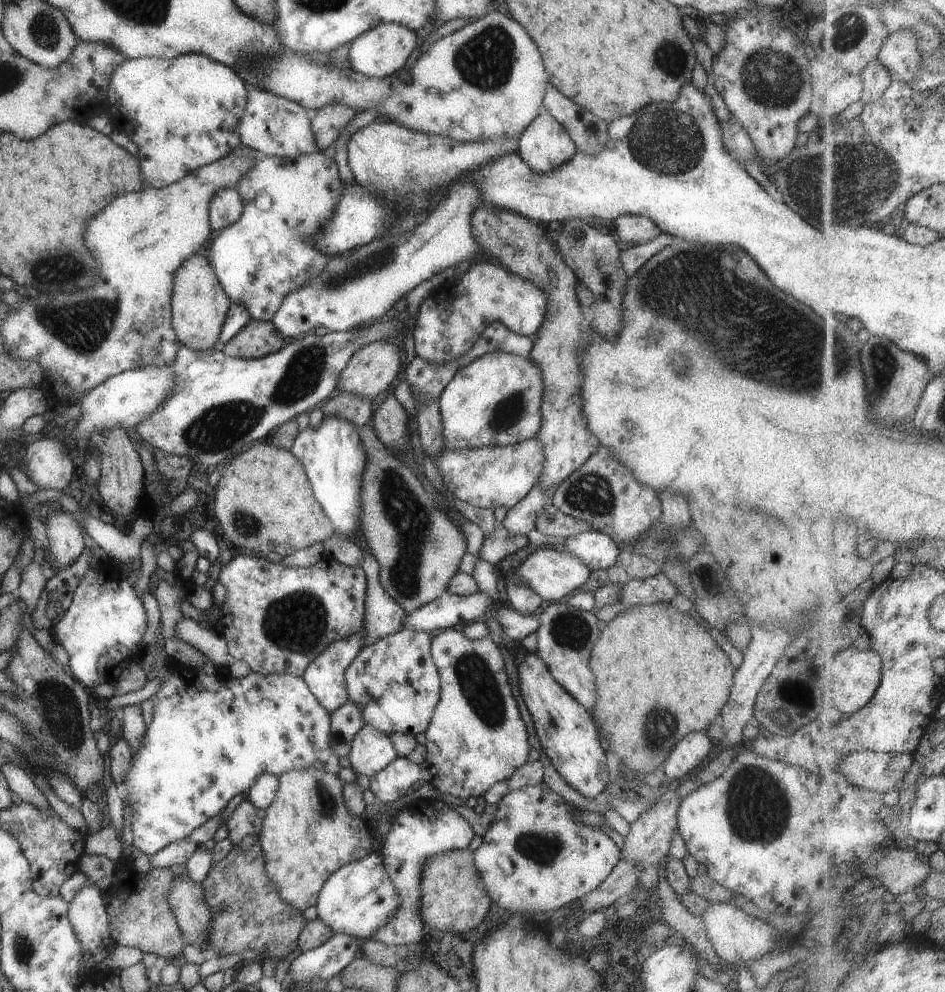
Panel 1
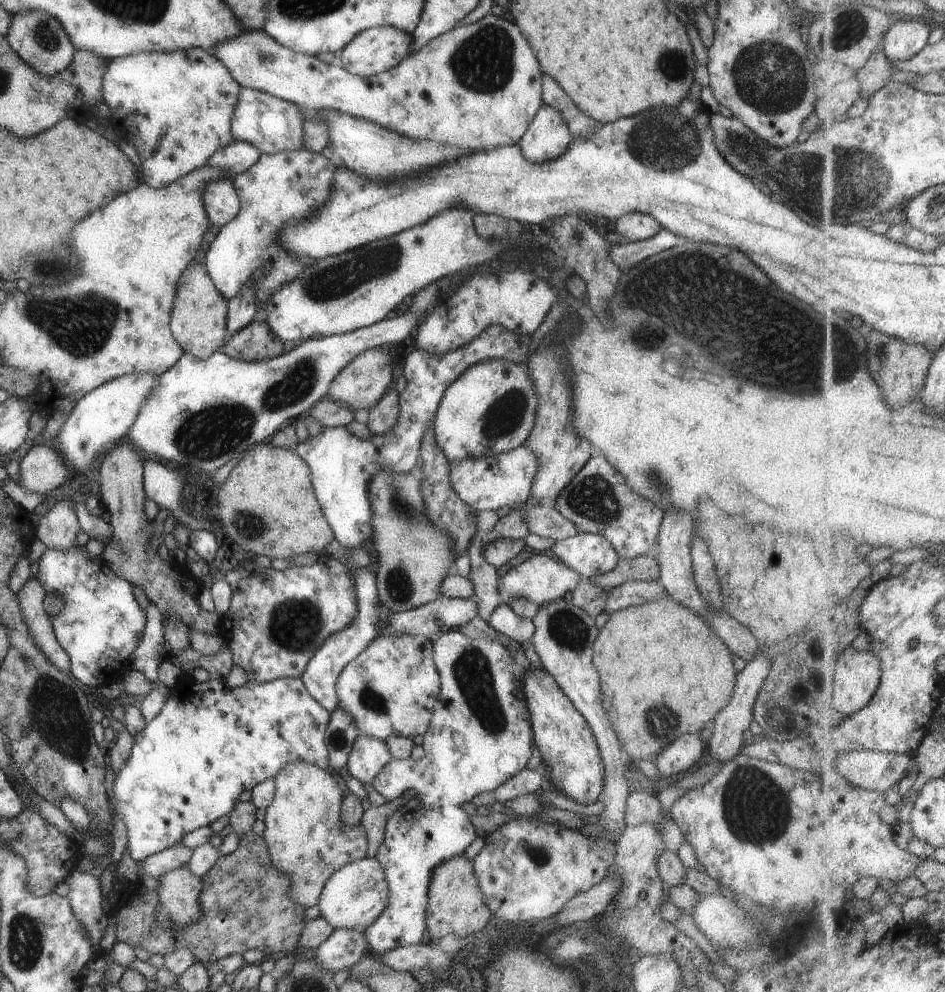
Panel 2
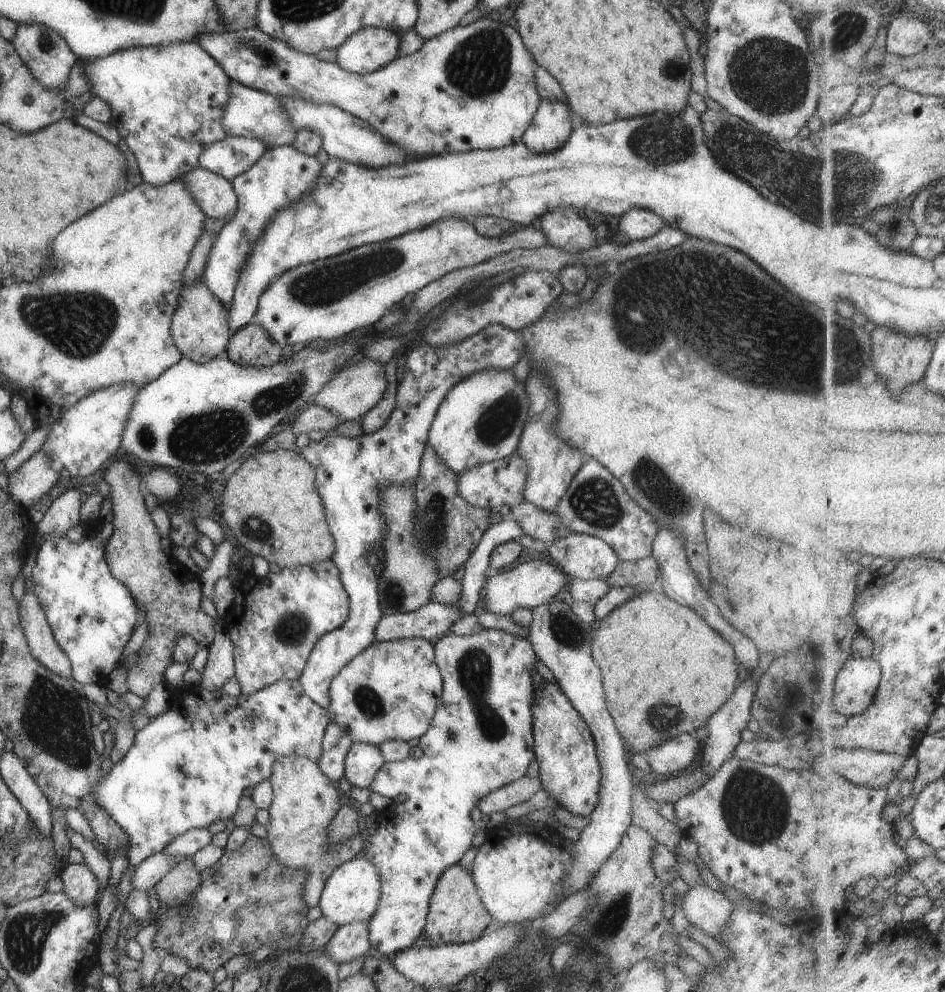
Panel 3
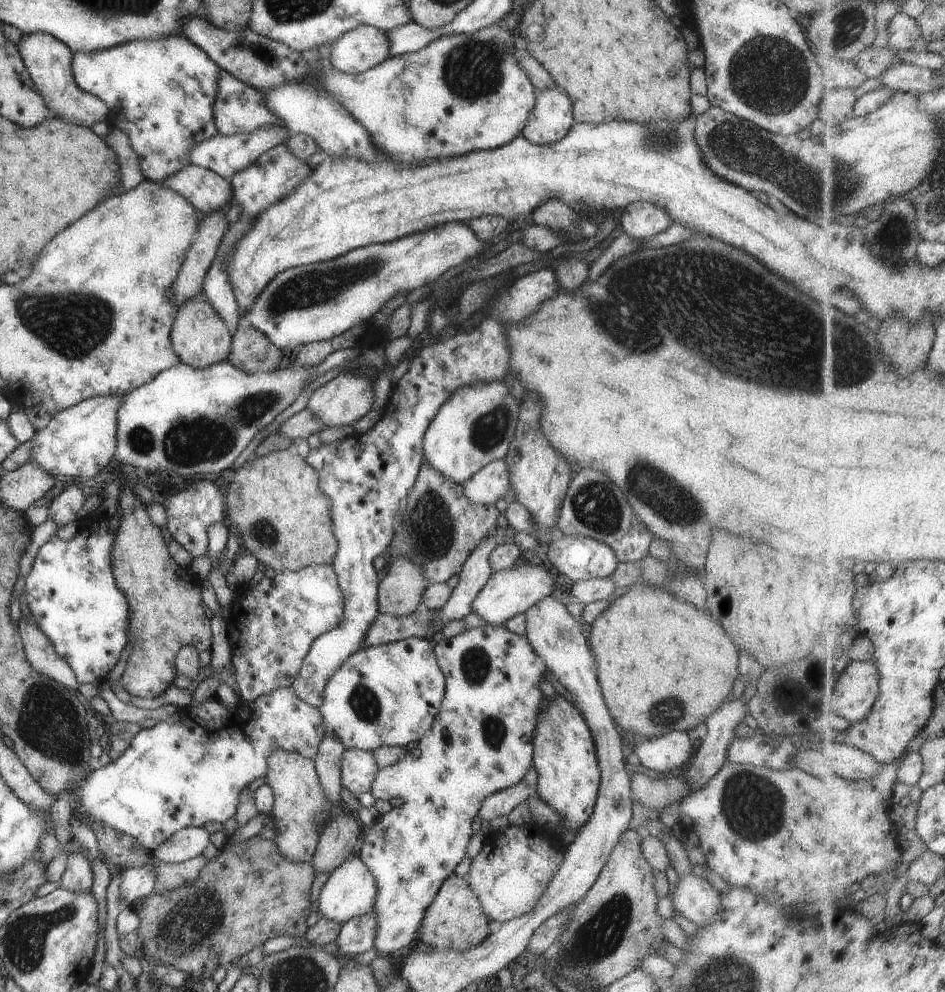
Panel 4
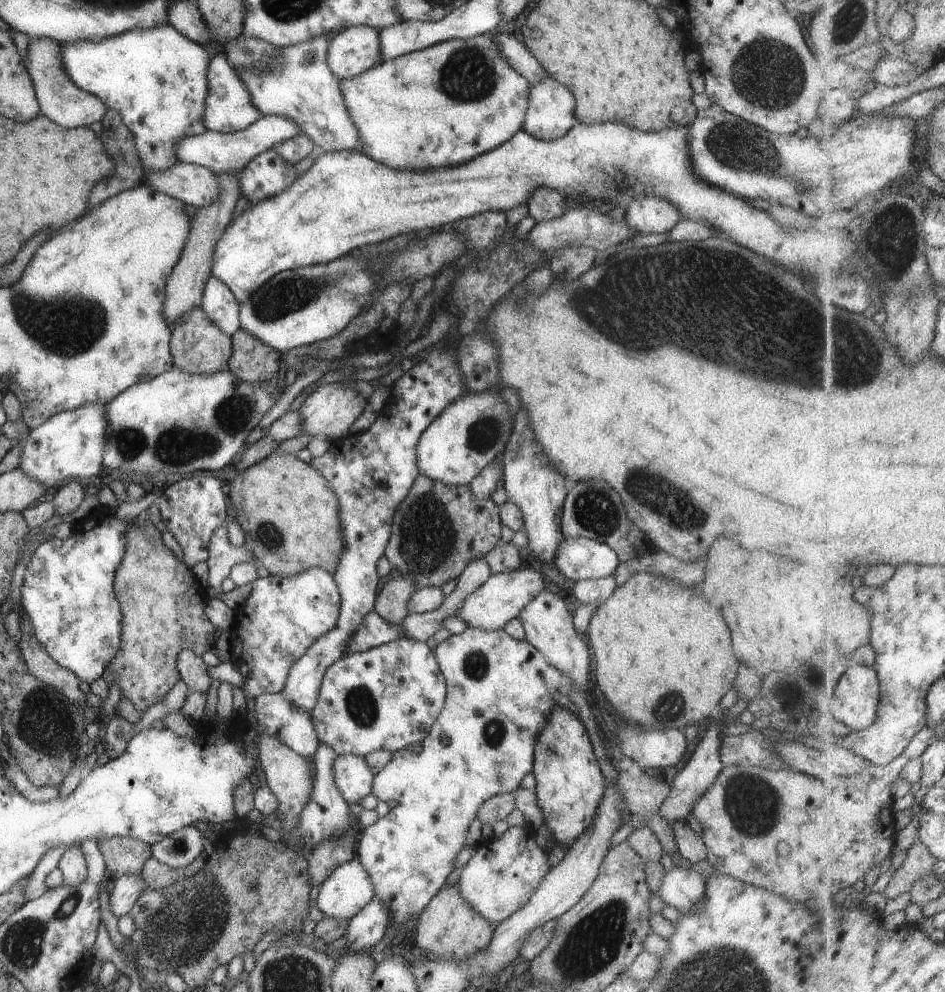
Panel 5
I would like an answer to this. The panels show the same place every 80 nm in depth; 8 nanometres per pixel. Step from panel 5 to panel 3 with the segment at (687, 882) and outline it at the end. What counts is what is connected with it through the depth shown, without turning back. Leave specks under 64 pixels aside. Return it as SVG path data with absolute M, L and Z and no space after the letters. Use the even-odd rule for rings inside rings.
M705 884L691 887L681 900L680 907L692 926L705 934L721 939L730 915L731 904L723 893Z

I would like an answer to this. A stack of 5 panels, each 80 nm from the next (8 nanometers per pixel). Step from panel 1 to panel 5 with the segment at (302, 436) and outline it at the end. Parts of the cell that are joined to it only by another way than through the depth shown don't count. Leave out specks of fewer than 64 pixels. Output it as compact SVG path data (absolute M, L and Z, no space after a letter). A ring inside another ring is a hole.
M475 331L475 334L467 334L461 338L457 346L457 356L445 348L429 352L423 360L414 360L411 368L401 373L389 388L388 398L371 423L371 426L356 435L346 434L344 437L330 440L330 445L321 456L311 457L308 462L326 480L329 490L334 492L338 500L338 519L340 520L339 536L342 542L333 578L340 596L340 607L337 624L325 634L317 637L311 646L305 650L303 656L298 658L293 666L290 666L284 686L280 690L286 701L294 708L305 709L309 712L316 703L318 690L325 671L343 655L347 654L346 646L351 635L355 632L363 617L374 610L374 602L377 594L377 582L379 576L375 571L375 562L384 554L384 550L390 537L391 521L394 510L399 506L408 493L418 475L416 467L416 444L421 432L452 400L455 400L462 391L469 387L475 390L485 390L489 386L495 386L499 382L499 358L497 348L483 338L483 334ZM455 356L455 358L447 358ZM475 370L471 378L467 378L463 372ZM467 384L467 386L465 386Z

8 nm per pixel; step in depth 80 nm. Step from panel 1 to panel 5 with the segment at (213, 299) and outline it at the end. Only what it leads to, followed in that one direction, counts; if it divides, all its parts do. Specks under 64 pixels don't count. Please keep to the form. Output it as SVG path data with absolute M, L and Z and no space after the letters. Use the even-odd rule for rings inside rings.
M200 306L186 310L171 324L170 353L175 367L196 375L211 374L225 368L231 351L230 337L206 317Z

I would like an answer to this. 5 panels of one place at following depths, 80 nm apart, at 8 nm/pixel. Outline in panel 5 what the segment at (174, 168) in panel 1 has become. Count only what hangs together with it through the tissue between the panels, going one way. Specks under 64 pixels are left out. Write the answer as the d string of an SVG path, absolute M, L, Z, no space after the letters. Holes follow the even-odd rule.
M169 24L157 25L150 29L131 29L112 36L111 38L101 39L96 43L88 40L80 40L72 43L60 44L59 56L62 60L62 69L65 69L70 81L73 82L77 88L95 95L98 99L101 99L101 102L103 102L107 109L117 111L120 114L121 122L123 122L132 134L141 166L145 171L164 171L170 166L173 166L179 161L174 156L174 145L176 145L183 137L202 134L206 129L202 115L204 114L204 102L207 94L206 70L210 58L201 44L185 38L185 36L179 34L177 30L175 30L175 27L172 27Z

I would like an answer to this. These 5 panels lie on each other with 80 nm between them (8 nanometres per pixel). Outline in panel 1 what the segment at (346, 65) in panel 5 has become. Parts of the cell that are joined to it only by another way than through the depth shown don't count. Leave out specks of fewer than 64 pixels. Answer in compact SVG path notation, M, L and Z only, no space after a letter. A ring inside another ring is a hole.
M394 22L379 23L377 26L358 34L350 42L350 47L345 57L348 58L351 70L355 71L358 74L358 77L374 77L380 79L384 76L393 75L402 69L409 53L416 47L417 39L418 36L416 35L416 32L408 29L402 24Z

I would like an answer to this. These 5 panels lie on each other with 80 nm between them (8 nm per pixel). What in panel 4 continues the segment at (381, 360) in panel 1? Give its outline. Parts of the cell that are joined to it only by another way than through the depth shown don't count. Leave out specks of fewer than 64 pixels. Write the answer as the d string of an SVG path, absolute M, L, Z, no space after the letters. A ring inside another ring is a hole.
M341 372L327 383L320 385L310 393L306 407L324 422L325 427L349 426L357 422L370 408L373 402L372 382L375 380L354 372Z

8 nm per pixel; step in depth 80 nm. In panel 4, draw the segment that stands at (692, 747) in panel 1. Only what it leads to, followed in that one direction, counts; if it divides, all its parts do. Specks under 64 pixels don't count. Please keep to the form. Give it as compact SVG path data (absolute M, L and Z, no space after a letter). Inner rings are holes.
M683 731L668 732L660 737L635 741L633 751L645 768L663 772L679 768L691 756L692 741Z

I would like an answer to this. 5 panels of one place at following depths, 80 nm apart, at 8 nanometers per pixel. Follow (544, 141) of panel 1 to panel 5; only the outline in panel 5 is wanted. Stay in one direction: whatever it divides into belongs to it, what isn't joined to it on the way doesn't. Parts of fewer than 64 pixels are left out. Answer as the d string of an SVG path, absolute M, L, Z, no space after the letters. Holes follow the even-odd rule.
M551 78L530 85L522 129L536 139L550 141L563 136L577 122L574 96Z

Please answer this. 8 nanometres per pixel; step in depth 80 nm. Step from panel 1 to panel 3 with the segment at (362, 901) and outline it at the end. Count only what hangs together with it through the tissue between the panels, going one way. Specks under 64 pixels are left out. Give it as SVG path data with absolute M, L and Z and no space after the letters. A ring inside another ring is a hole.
M355 856L350 861L341 863L326 880L320 892L317 905L321 914L337 926L369 920L380 900L379 875L377 869L363 856Z

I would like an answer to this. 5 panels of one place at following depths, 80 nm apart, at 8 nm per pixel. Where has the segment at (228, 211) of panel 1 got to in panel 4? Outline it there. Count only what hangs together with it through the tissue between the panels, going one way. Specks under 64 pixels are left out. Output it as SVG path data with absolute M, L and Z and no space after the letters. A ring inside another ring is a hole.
M189 164L159 184L177 191L206 215L233 203L229 181L197 165Z

